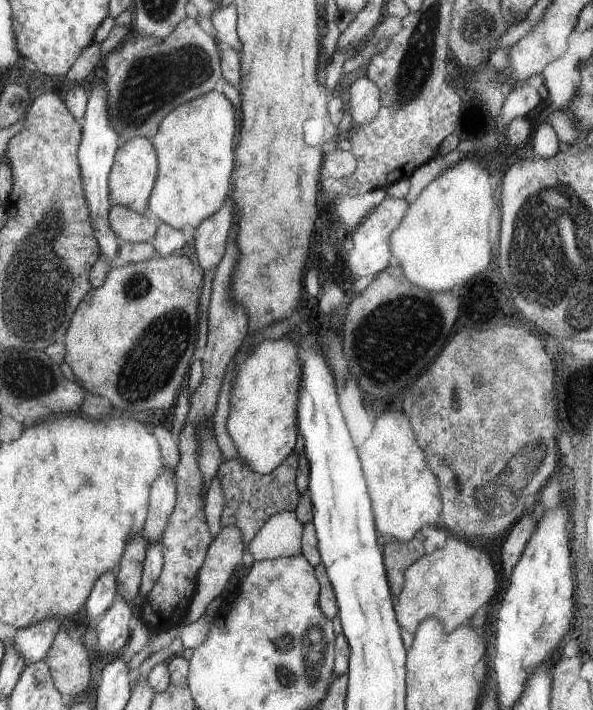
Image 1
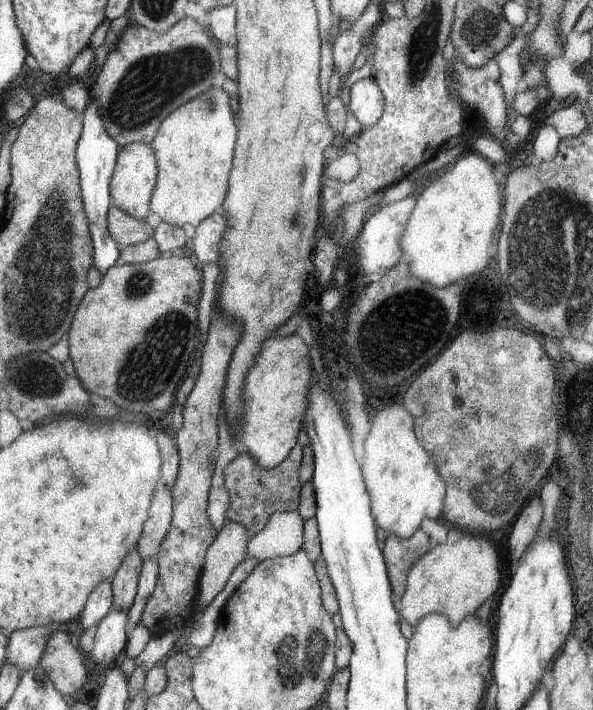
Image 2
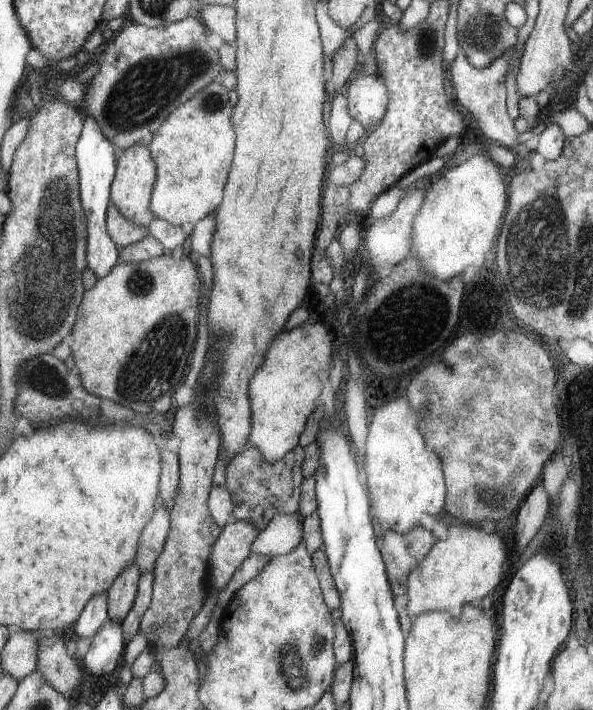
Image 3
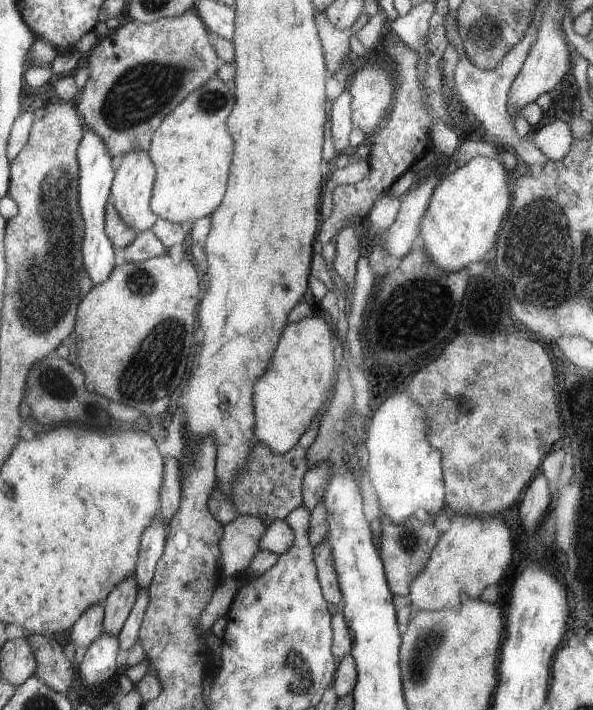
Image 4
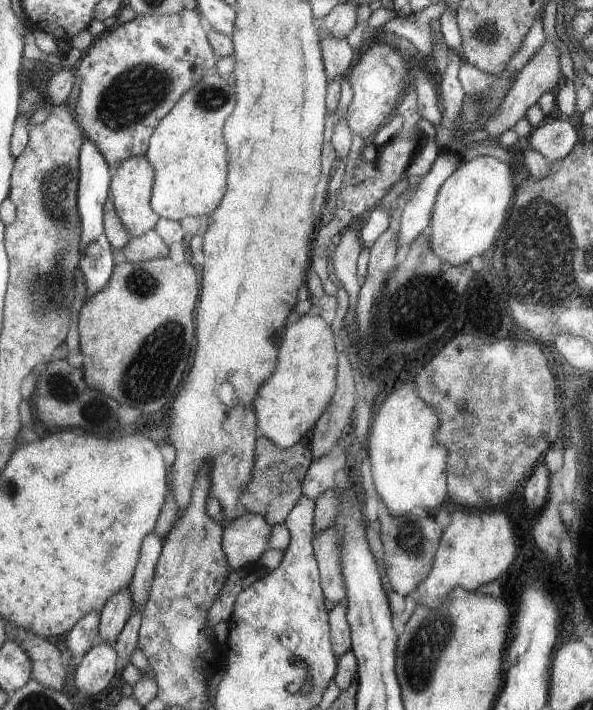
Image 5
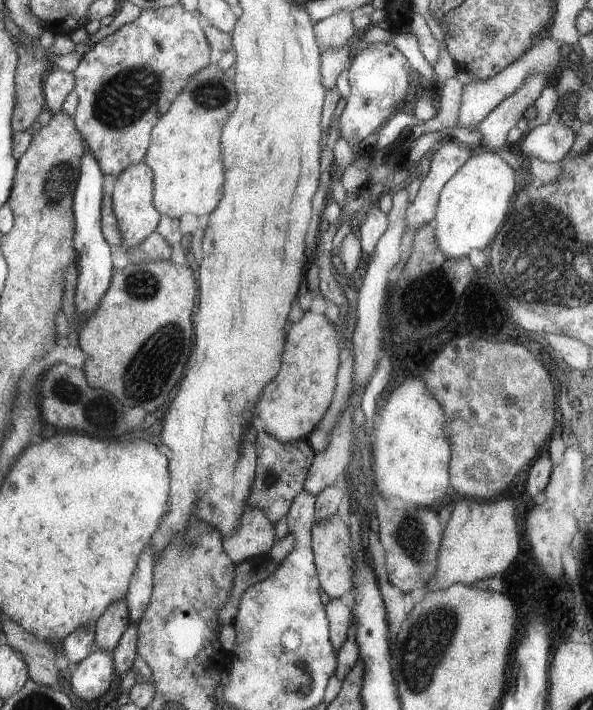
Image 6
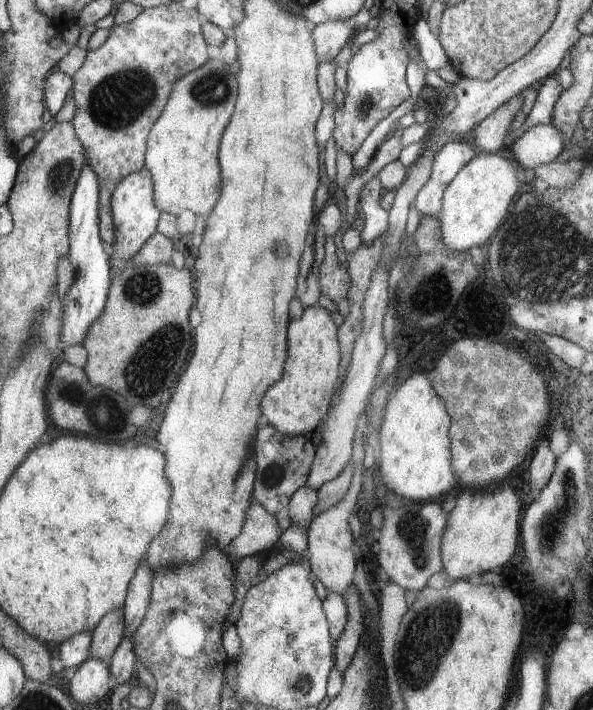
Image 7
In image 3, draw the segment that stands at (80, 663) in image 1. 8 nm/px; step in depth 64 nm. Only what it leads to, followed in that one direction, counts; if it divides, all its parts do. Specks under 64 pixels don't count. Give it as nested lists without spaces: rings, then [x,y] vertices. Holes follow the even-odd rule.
[[[40,634],[40,648],[39,652],[39,670],[48,679],[48,682],[52,683],[52,686],[56,687],[61,693],[68,694],[76,690],[76,684],[80,682],[80,676],[82,676],[82,666],[76,662],[76,656],[70,655],[68,652],[68,644],[62,636],[55,634]]]

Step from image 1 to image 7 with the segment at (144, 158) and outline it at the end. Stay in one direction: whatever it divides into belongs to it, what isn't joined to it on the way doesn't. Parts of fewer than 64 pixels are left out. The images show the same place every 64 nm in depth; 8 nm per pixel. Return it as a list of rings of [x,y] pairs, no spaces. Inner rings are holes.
[[[145,166],[142,170],[124,177],[114,186],[111,194],[111,209],[116,227],[115,241],[112,244],[114,249],[112,264],[115,265],[122,260],[130,263],[130,259],[143,248],[152,234],[158,232],[159,218],[162,216],[153,197],[152,173]]]

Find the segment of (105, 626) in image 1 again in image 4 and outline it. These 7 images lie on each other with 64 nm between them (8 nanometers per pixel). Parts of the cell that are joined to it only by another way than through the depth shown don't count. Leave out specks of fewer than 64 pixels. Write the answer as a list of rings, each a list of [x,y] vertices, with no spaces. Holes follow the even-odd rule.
[[[103,632],[86,650],[85,656],[76,668],[84,684],[94,687],[106,682],[116,672],[116,654],[118,654],[116,635]]]

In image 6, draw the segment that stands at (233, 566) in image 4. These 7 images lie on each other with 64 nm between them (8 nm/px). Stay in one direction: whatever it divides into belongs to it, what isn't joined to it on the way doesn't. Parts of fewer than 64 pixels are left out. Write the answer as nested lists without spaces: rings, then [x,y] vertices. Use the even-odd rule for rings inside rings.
[[[258,507],[248,508],[244,518],[239,524],[239,529],[227,539],[223,539],[224,550],[230,555],[232,562],[236,564],[256,557],[266,557],[269,550],[278,539],[275,534],[275,523],[267,517],[267,513]]]

